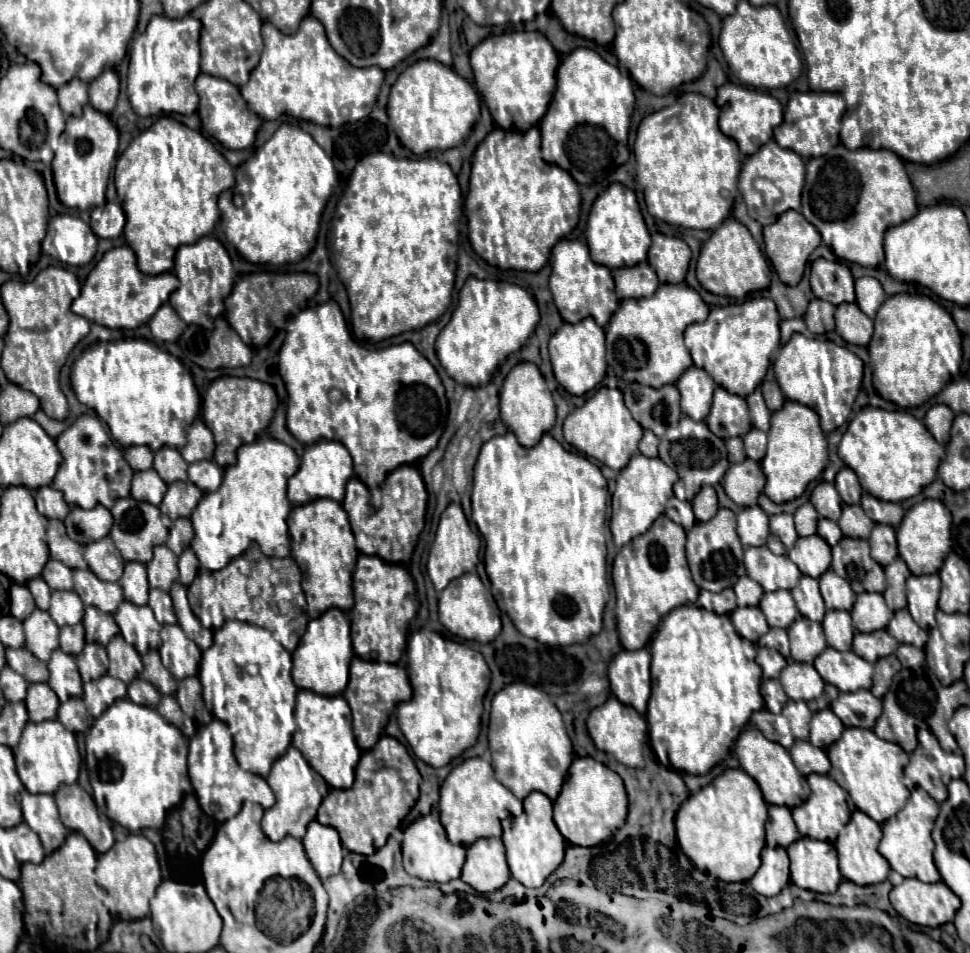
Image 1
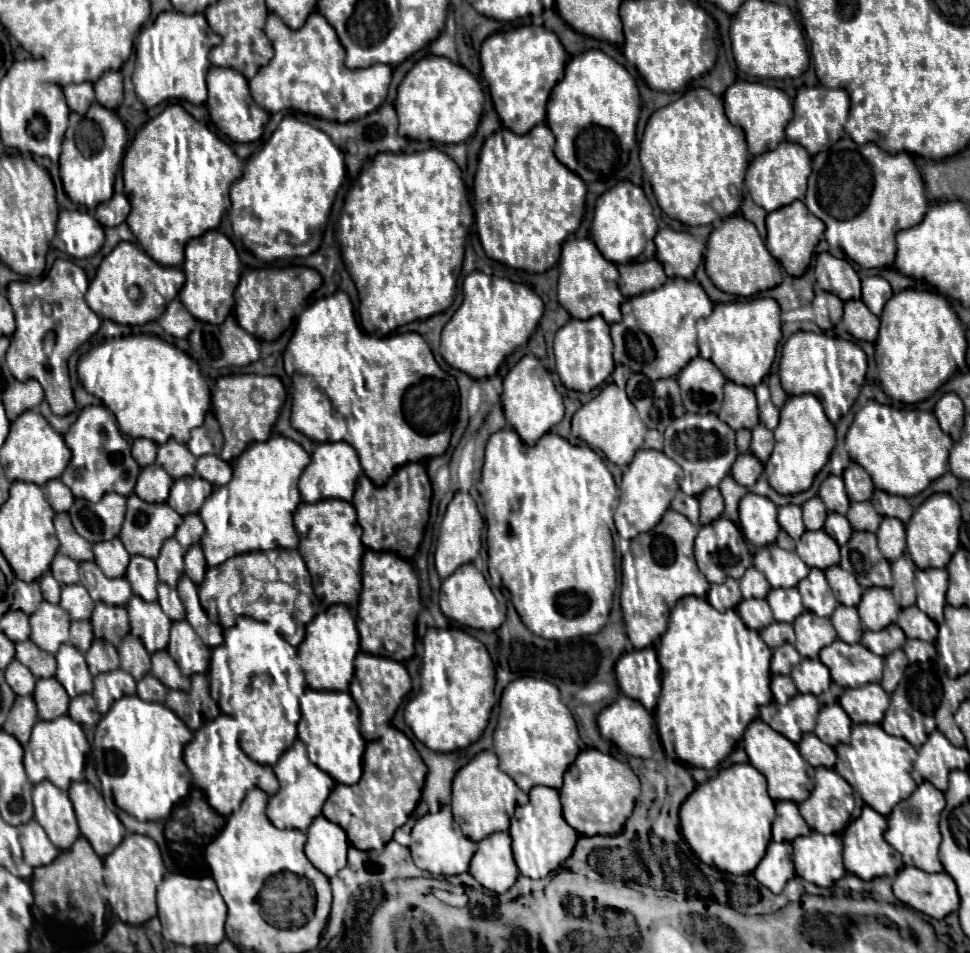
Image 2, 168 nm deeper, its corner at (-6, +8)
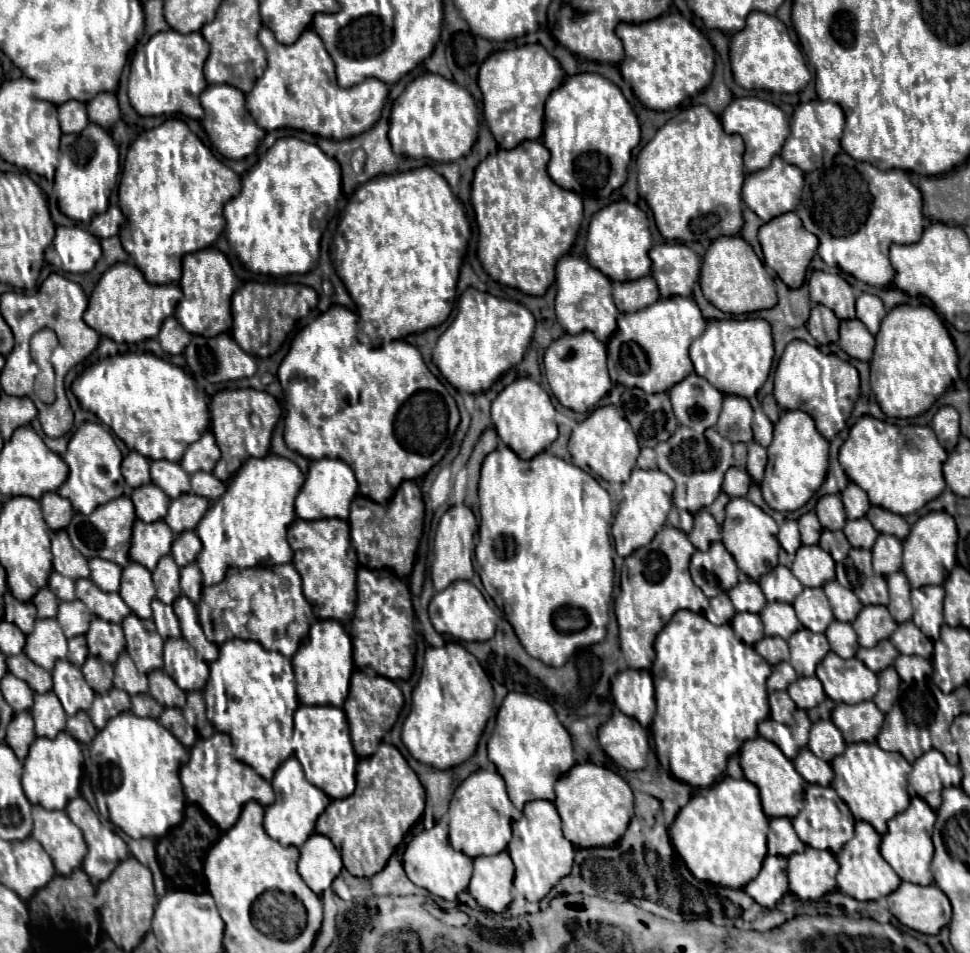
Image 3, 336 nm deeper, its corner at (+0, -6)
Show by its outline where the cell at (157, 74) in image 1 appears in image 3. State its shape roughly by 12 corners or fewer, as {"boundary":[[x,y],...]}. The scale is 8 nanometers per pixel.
{"boundary":[[157,32],[135,50],[129,100],[141,116],[203,118],[207,42]]}

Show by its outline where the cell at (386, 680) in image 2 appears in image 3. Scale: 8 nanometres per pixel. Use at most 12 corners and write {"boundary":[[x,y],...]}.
{"boundary":[[351,676],[343,710],[359,758],[397,722],[403,694],[389,678]]}

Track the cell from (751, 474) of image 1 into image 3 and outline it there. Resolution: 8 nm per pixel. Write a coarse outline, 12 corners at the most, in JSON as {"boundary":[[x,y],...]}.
{"boundary":[[733,466],[723,480],[731,498],[745,496],[751,486],[747,470]]}

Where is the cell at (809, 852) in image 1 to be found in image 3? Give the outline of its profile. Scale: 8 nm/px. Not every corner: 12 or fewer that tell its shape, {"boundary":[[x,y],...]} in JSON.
{"boundary":[[829,850],[789,856],[789,890],[819,900],[837,888]]}

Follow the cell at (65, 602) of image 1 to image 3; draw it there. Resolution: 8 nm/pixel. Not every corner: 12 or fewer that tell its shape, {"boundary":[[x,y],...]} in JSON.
{"boundary":[[81,600],[61,602],[57,622],[67,638],[89,630],[91,612]]}

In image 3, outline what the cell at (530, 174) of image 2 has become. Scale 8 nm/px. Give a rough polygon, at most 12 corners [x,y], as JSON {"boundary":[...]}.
{"boundary":[[539,140],[487,156],[477,256],[543,296],[583,218]]}

